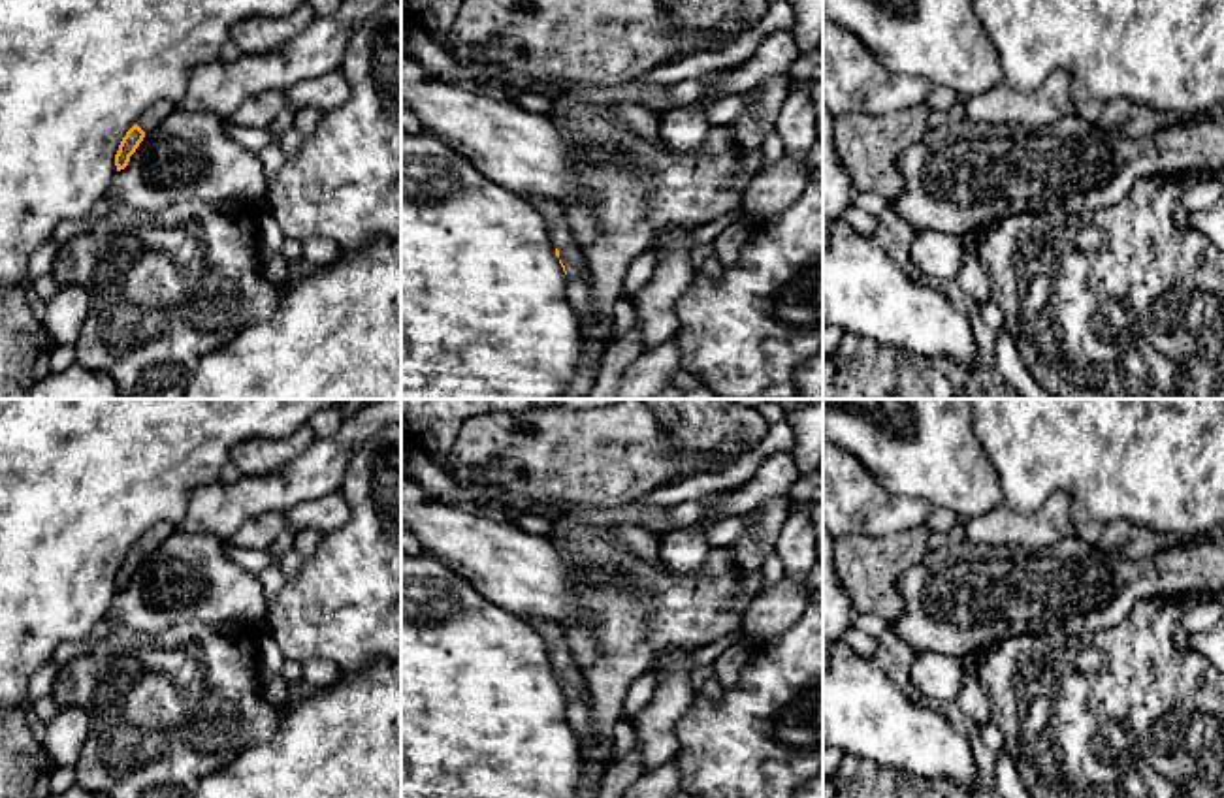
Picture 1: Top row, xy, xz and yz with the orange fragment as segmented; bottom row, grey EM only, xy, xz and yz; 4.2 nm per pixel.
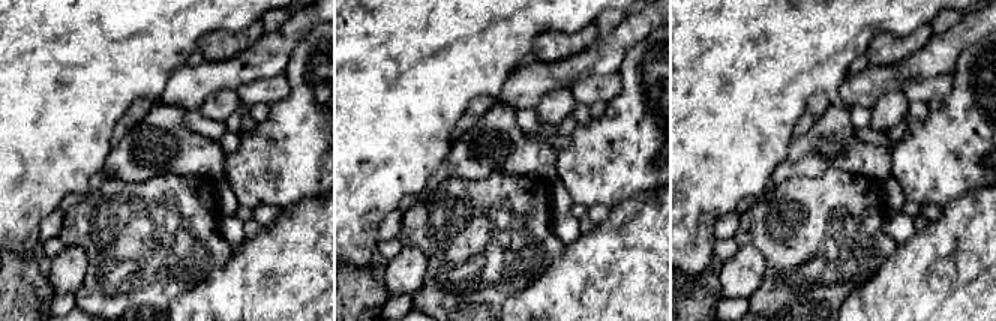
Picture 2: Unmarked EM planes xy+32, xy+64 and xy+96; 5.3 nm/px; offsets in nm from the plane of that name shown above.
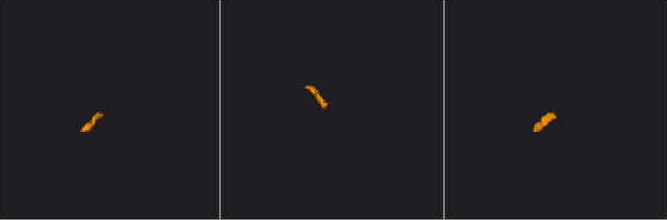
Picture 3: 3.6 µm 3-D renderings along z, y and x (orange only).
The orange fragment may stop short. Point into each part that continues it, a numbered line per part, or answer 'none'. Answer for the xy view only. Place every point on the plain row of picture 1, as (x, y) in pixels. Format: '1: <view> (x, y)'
1: xy (161, 531)

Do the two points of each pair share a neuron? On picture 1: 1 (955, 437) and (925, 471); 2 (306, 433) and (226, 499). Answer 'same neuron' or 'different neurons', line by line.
1: same neuron
2: different neurons

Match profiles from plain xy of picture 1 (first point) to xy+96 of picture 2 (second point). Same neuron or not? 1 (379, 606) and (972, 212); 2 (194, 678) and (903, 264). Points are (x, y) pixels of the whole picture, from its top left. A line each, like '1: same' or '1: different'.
1: different
2: different

